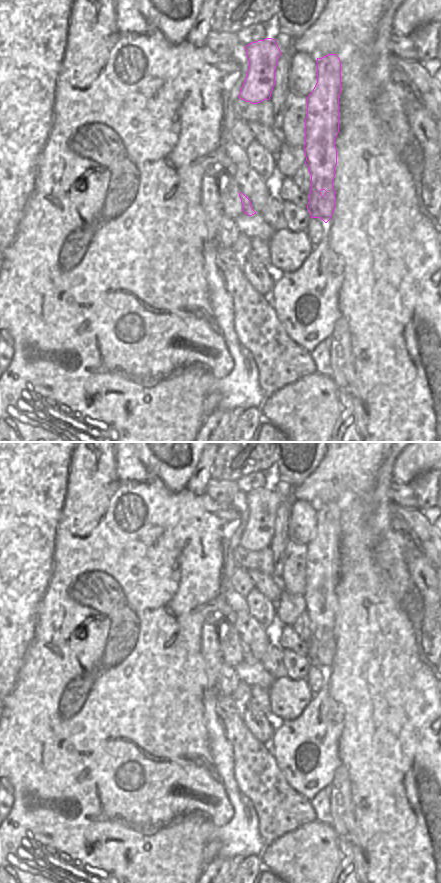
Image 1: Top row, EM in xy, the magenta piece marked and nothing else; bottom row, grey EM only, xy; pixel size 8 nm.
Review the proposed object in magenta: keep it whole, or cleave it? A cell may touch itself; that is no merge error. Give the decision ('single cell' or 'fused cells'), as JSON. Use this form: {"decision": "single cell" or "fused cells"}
{"decision": "fused cells"}

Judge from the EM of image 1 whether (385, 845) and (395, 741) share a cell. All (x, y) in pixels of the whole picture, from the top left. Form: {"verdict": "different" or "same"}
{"verdict": "same"}

